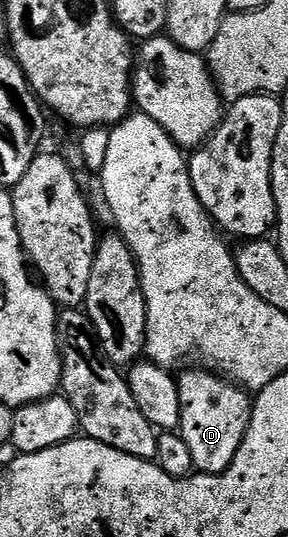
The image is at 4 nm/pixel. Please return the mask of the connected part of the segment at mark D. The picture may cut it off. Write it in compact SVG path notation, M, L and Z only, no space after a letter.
M204 367L196 368L186 368L186 373L177 377L181 404L179 436L191 453L193 468L197 473L222 473L233 462L245 438L253 414L251 397L232 381Z

